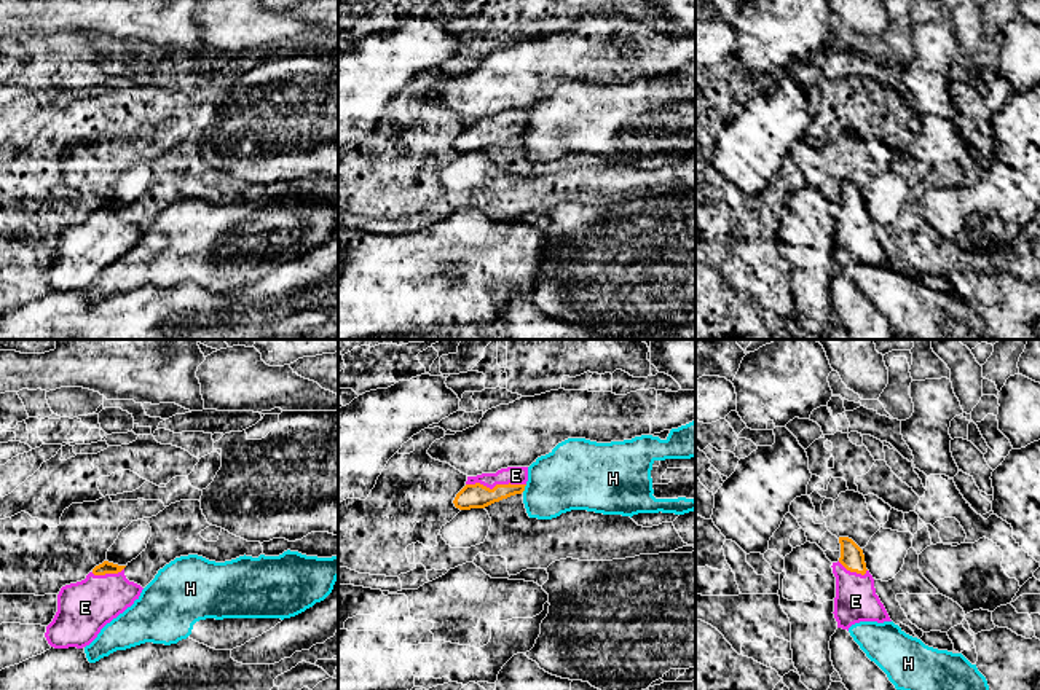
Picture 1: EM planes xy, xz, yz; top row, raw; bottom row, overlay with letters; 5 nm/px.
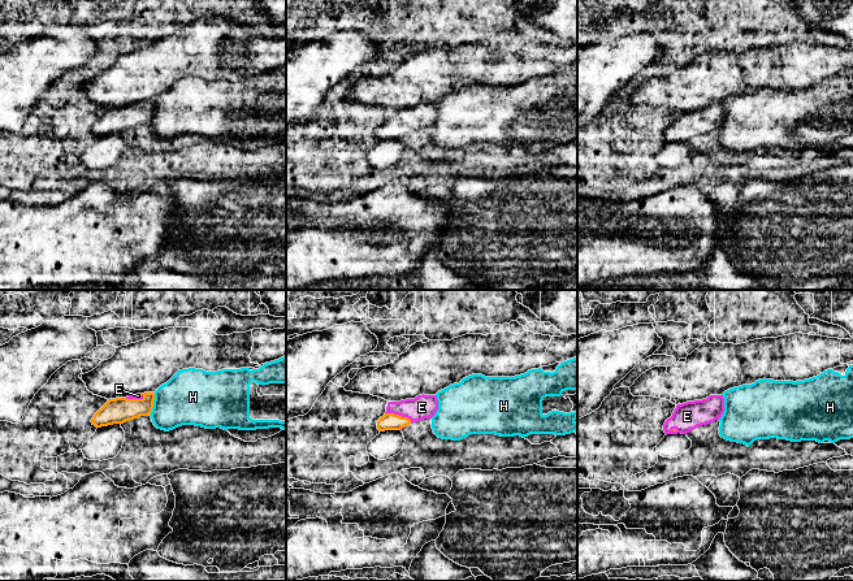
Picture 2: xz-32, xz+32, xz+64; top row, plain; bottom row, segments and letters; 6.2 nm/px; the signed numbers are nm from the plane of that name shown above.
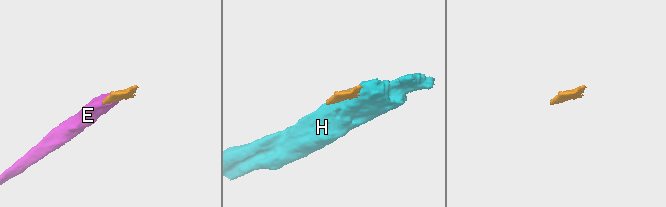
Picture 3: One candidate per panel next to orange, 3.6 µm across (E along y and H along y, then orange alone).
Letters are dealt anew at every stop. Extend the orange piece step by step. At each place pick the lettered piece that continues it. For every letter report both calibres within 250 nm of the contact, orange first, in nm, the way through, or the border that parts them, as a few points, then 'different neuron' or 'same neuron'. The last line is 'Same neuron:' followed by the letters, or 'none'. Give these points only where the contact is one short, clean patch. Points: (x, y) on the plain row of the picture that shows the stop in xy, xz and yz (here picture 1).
E: calibres 130 and 100 nm; way xz (472, 139), (496, 128), (516, 118); same neuron
H: calibres 130 and 320 nm; border xz (527, 128), (522, 134); different neuron
Same neuron: E

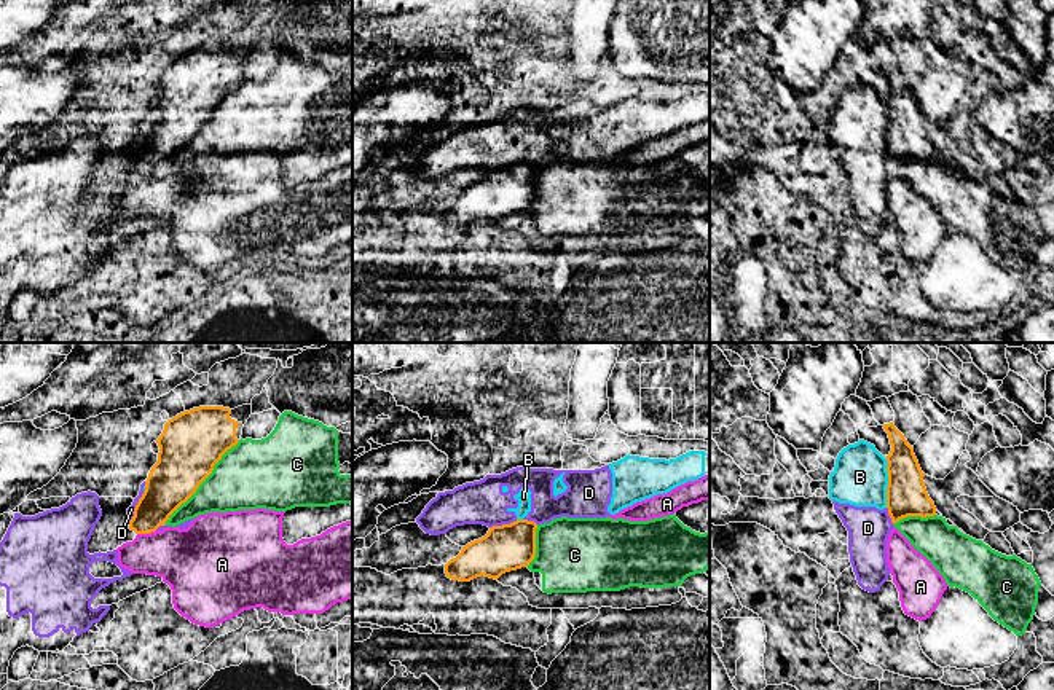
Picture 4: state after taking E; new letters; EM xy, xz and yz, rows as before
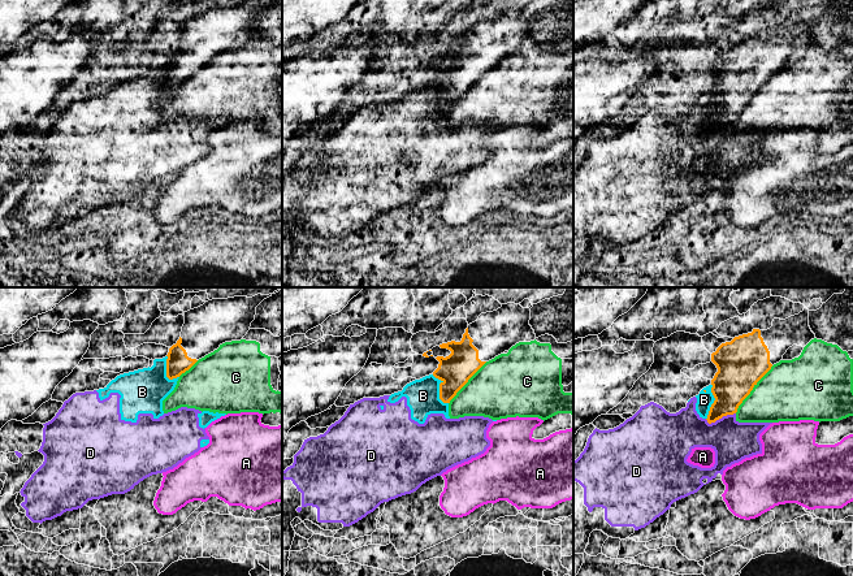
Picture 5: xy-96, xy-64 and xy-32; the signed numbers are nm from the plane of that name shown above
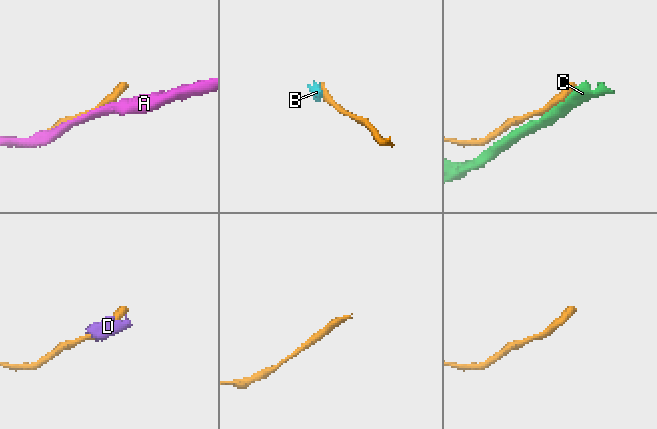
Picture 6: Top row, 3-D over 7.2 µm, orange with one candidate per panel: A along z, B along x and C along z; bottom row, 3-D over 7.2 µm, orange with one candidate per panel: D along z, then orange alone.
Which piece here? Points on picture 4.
A: calibres 220 and 320 nm; different neuron
B: calibres 200 and 280 nm; border yz (885, 102), (887, 150); different neuron
C: calibres 320 and 340 nm; different neuron
D: calibres 240 and 30 nm; border xy (144, 134), (129, 164); different neuron
Same neuron: none

